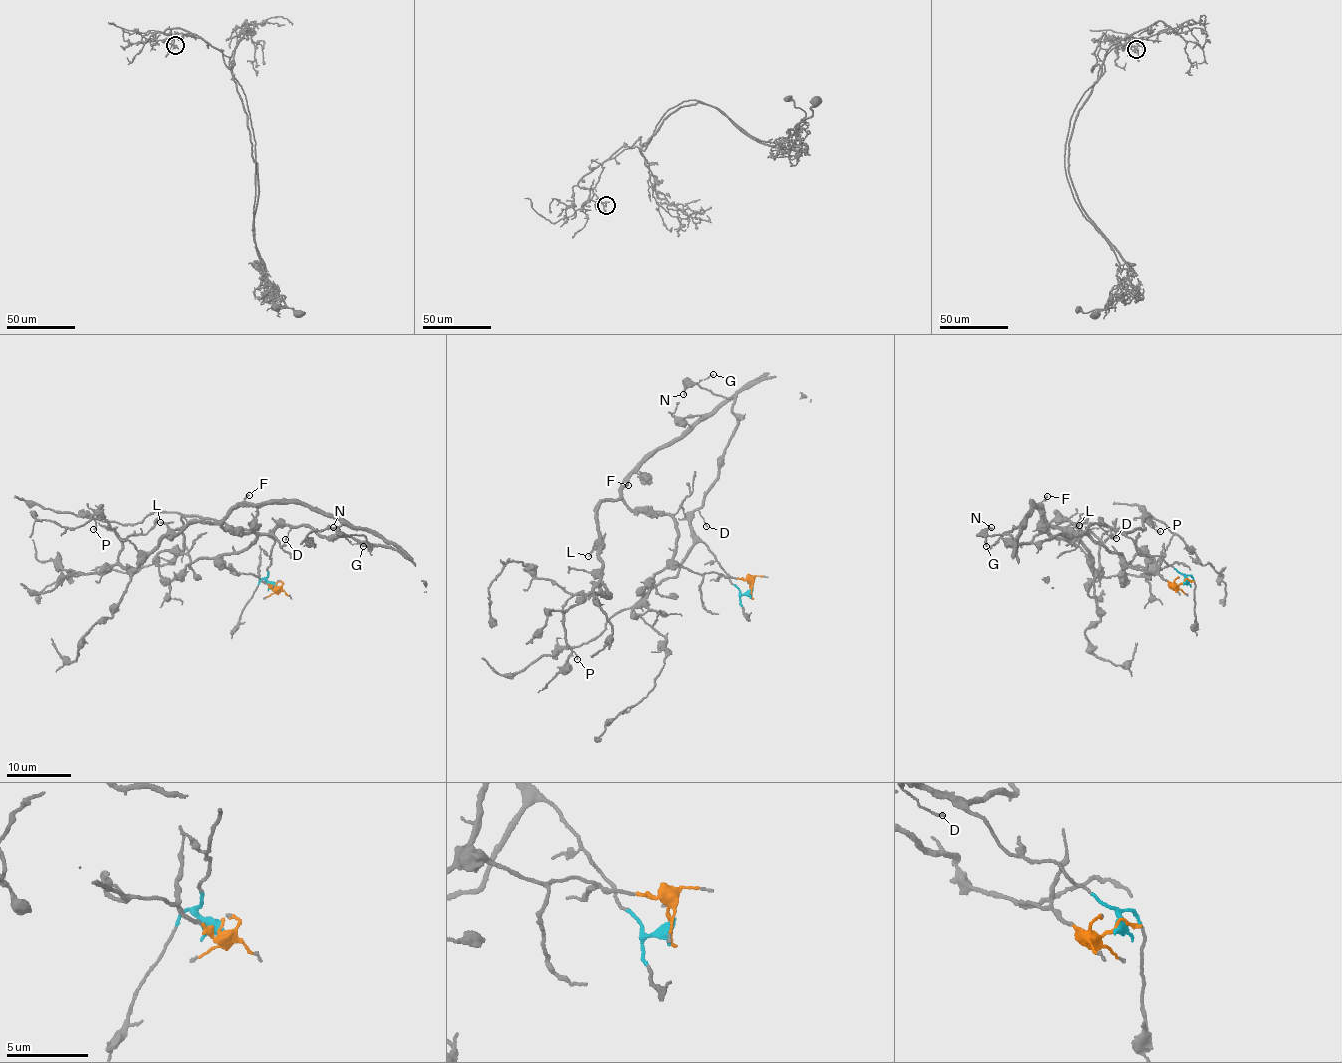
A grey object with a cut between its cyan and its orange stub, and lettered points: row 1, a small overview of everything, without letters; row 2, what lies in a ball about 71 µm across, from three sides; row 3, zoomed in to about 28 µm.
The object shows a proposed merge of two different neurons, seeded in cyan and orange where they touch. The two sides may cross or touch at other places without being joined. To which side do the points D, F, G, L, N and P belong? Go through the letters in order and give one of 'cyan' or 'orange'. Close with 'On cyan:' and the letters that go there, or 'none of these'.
D: cyan
F: orange
G: cyan
L: orange
N: cyan
P: cyan
On cyan: D, G, N, P

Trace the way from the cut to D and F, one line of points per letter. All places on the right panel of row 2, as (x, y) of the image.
D: (1186, 580), (1162, 558), (1143, 553), (1131, 538), (1100, 524), (1116, 538)
F: (1186, 580), (1171, 585), (1152, 573), (1138, 570), (1085, 533), (1066, 533), (1045, 517), (1042, 502), (1047, 496)

